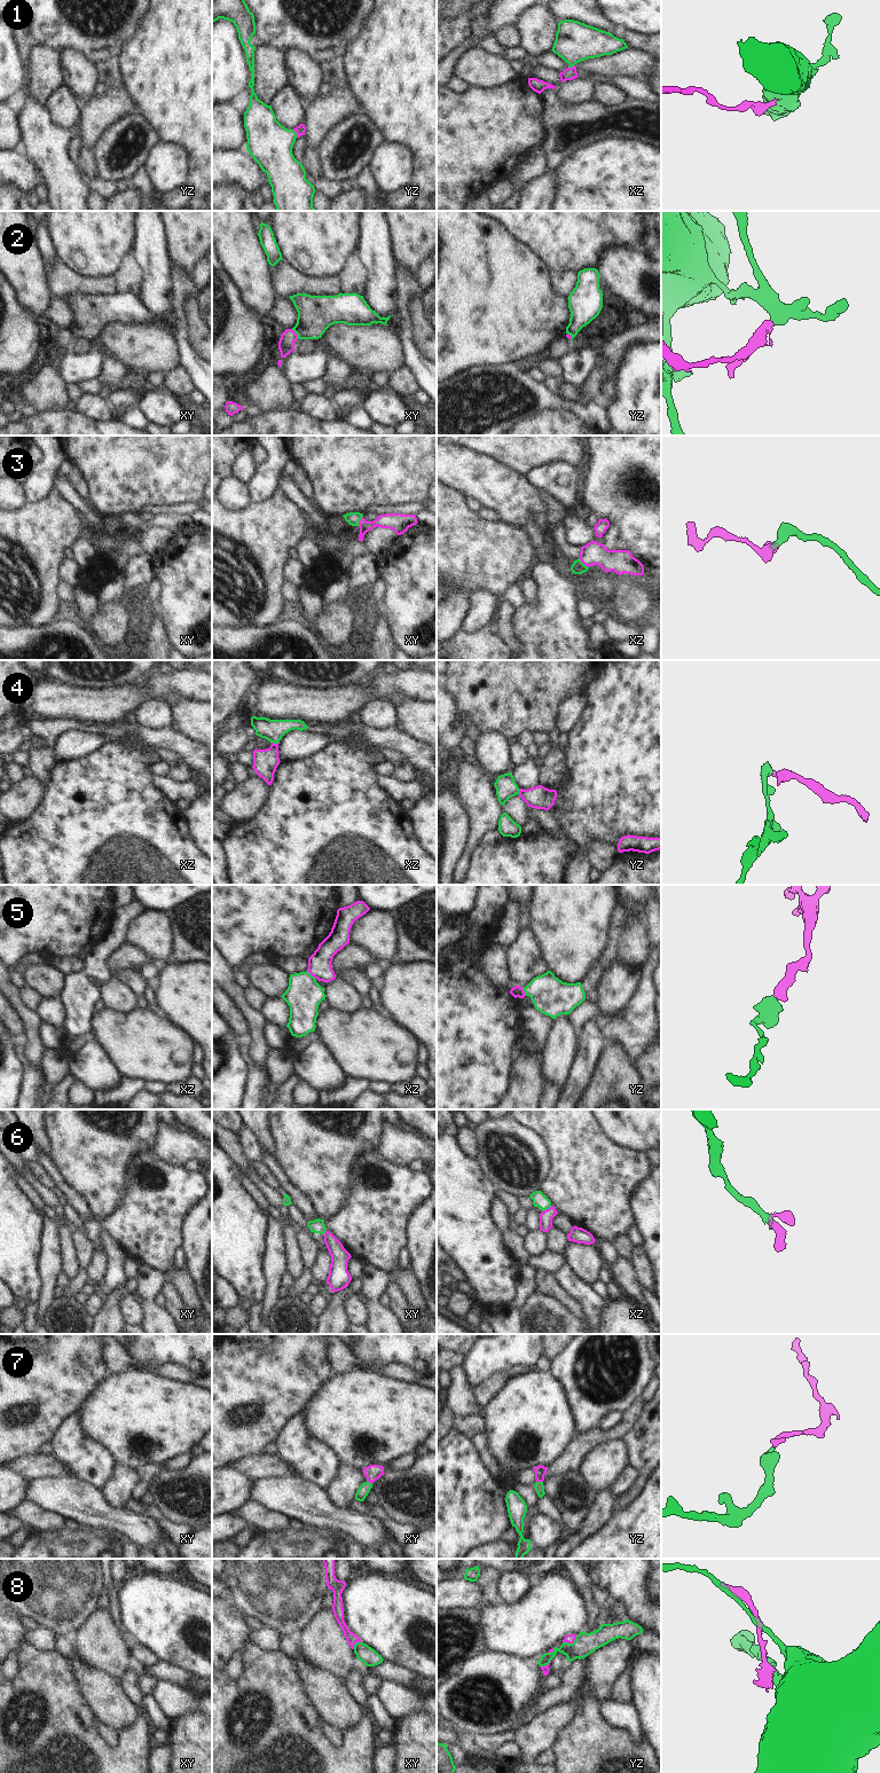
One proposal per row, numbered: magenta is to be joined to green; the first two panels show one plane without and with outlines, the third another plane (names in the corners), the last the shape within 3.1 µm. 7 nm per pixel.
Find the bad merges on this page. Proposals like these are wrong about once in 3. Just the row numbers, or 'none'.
2, 6, 8

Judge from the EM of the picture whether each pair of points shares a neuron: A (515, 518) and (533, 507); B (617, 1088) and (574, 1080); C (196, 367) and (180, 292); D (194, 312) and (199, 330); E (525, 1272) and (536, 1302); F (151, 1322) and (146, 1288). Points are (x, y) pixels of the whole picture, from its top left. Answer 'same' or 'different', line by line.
A: same
B: different
C: same
D: same
E: different
F: same

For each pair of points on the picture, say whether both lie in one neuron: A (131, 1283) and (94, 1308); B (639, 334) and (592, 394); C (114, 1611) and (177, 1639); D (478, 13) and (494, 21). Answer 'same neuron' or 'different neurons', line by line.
A: different neurons
B: same neuron
C: different neurons
D: different neurons

